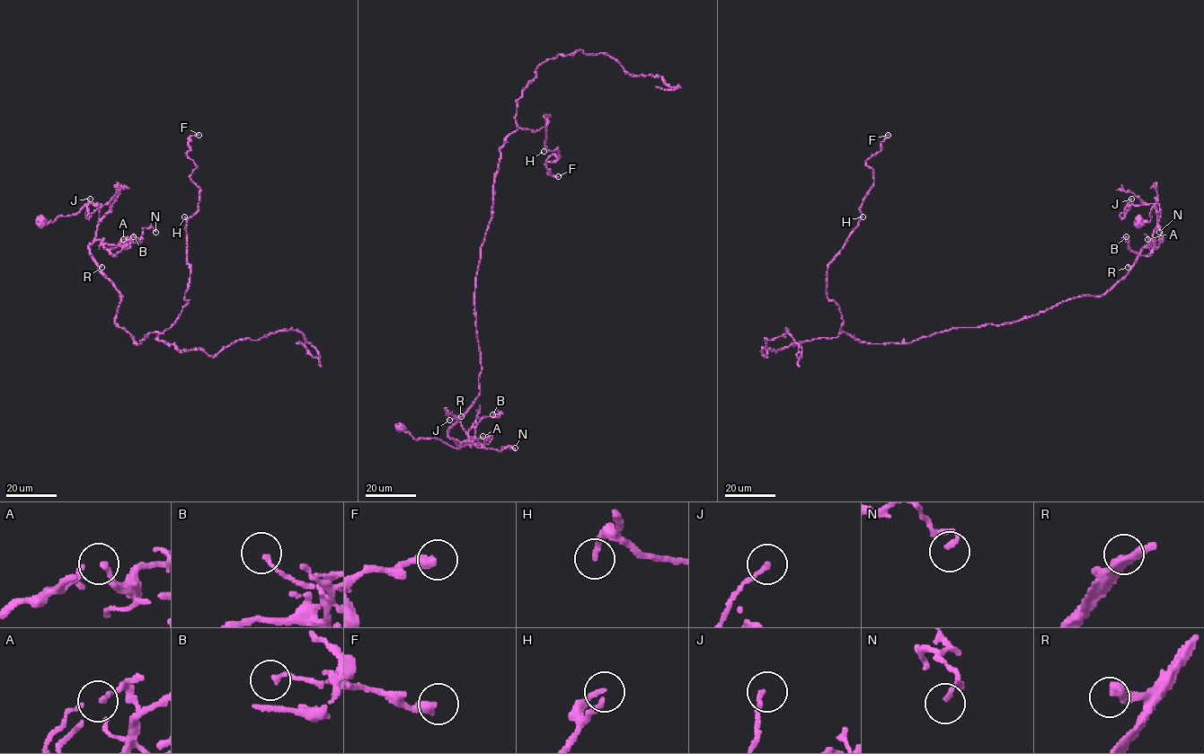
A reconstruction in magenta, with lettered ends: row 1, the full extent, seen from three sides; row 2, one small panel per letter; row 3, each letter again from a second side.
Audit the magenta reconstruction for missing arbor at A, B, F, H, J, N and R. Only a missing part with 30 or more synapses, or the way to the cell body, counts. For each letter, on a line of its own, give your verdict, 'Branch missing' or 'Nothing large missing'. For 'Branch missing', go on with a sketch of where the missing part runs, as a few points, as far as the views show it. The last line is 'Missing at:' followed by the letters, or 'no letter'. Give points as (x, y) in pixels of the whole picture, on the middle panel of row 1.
A: Nothing large missing
B: Nothing large missing
F: Nothing large missing
H: Nothing large missing
J: Nothing large missing
N: Nothing large missing
R: Nothing large missing
Missing at: no letter

